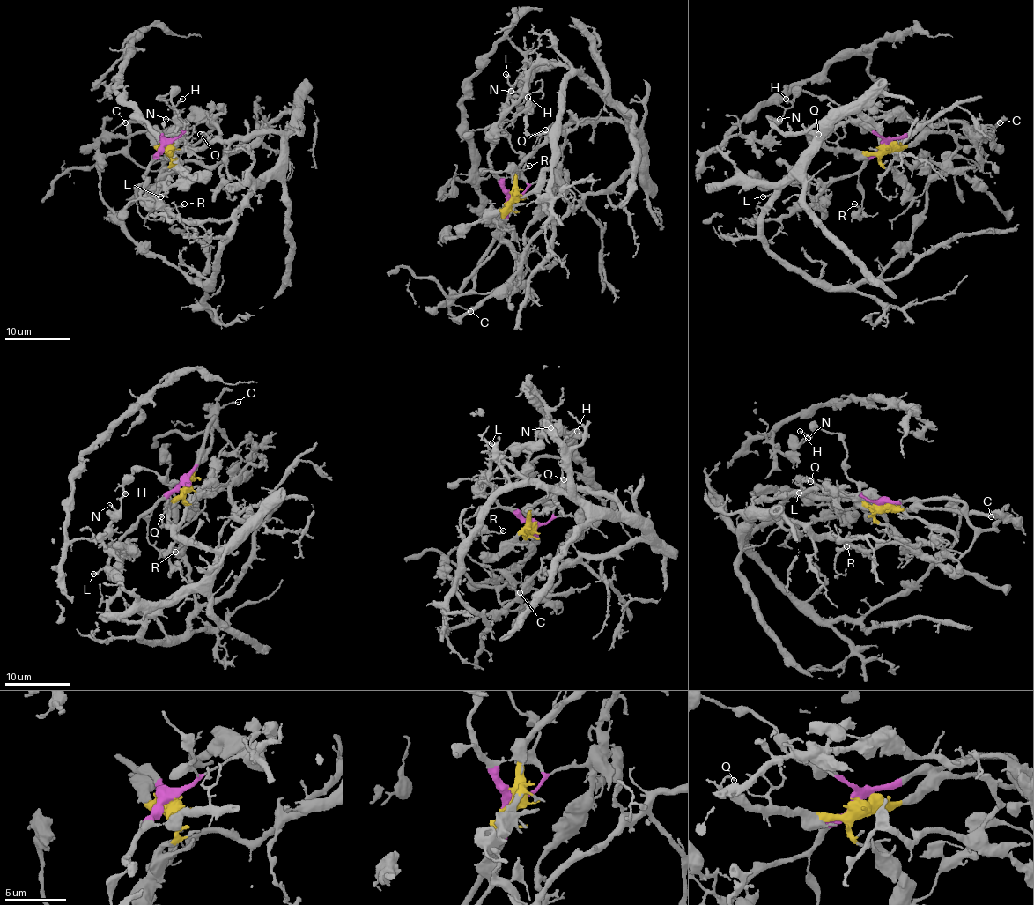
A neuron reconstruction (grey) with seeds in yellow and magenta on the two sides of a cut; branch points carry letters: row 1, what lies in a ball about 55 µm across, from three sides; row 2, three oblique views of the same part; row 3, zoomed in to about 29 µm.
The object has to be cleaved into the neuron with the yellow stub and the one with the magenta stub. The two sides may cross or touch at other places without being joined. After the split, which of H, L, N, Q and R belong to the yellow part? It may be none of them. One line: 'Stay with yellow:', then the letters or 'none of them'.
Stay with yellow: Q

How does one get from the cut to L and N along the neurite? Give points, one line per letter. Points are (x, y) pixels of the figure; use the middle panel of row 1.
L: (513, 196), (489, 163), (491, 138), (485, 130), (496, 123), (506, 107), (510, 85), (505, 73)
N: (513, 196), (528, 185), (525, 159), (506, 138), (505, 129), (516, 115), (523, 92), (510, 92)

